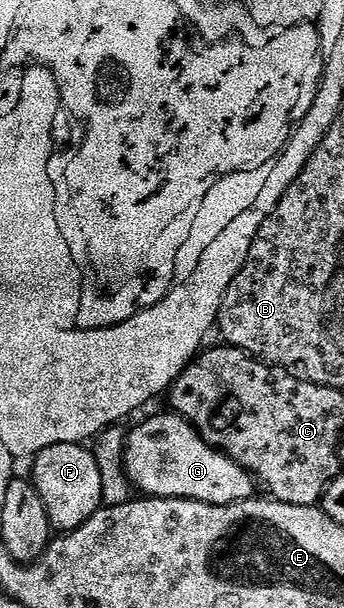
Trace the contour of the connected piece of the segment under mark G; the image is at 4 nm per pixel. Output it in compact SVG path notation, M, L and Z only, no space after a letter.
M173 411L152 419L149 459L145 459L143 448L129 445L125 448L123 466L132 488L148 498L197 500L200 503L226 507L245 502L257 490L248 471L243 470L216 447L210 446L187 420Z

